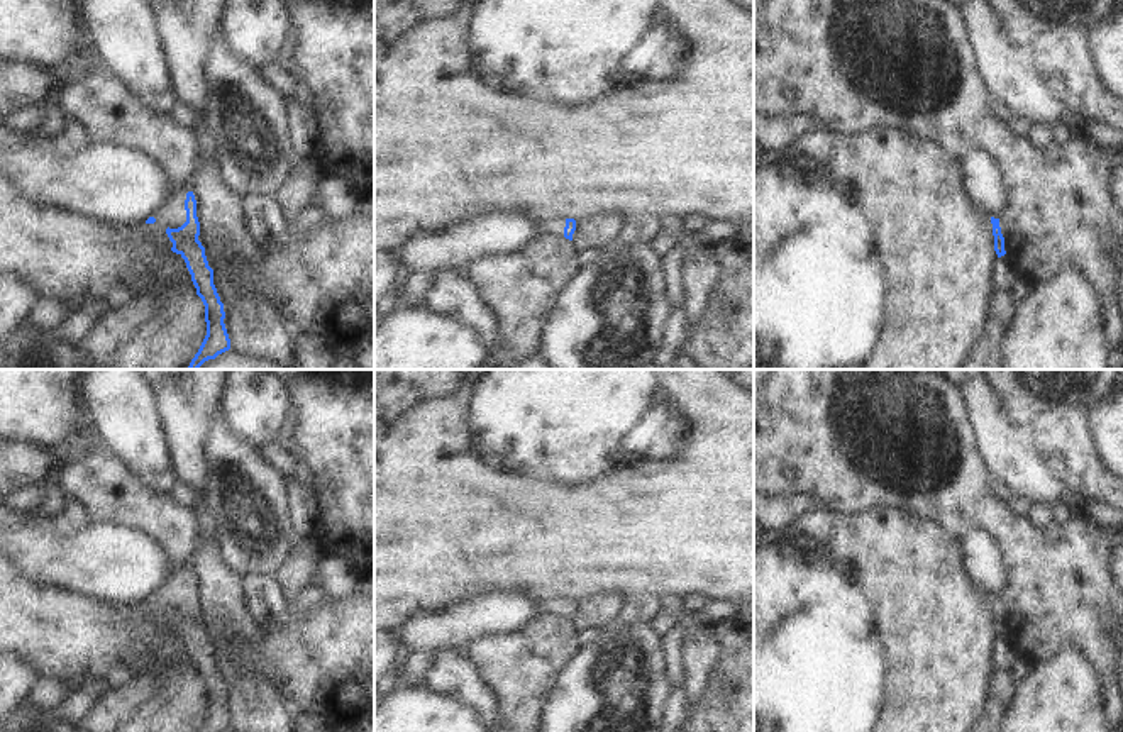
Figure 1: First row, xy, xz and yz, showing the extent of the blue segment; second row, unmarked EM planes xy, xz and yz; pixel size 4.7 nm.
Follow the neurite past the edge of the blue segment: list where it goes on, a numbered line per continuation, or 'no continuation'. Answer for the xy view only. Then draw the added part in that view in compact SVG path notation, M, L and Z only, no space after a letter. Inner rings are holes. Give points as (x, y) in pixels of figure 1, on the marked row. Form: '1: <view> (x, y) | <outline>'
1: xy (171, 214) | M195 164L196 168L196 164ZM195 168L191 171L191 176L195 173ZM190 176L190 181L178 188L161 207L159 210L159 215L158 215L158 220L163 222L164 225L168 225L169 229L178 229L181 227L185 222L186 222L186 210L185 210L185 200L186 200L186 193L191 191L191 176Z

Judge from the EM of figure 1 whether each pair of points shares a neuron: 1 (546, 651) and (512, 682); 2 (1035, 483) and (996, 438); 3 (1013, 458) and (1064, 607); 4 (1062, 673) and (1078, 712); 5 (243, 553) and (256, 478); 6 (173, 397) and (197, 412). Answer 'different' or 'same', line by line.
1: same
2: same
3: different
4: same
5: same
6: same

